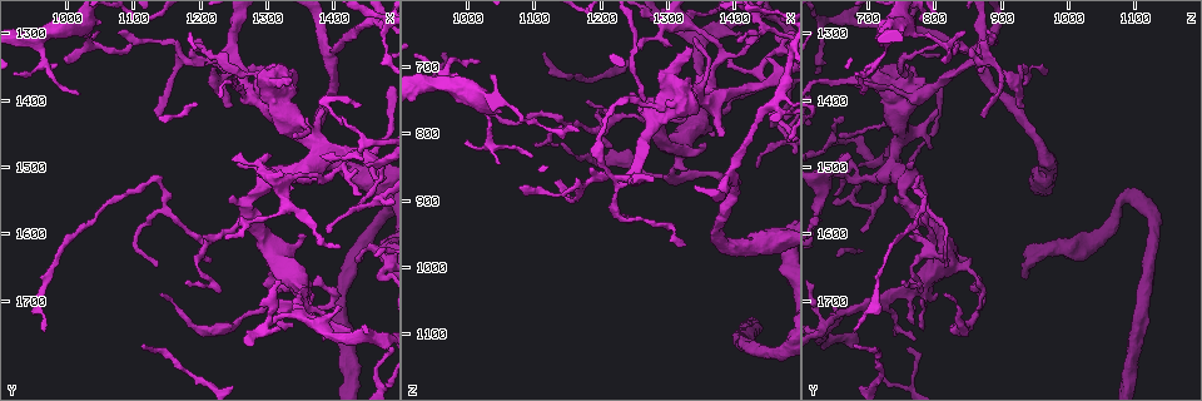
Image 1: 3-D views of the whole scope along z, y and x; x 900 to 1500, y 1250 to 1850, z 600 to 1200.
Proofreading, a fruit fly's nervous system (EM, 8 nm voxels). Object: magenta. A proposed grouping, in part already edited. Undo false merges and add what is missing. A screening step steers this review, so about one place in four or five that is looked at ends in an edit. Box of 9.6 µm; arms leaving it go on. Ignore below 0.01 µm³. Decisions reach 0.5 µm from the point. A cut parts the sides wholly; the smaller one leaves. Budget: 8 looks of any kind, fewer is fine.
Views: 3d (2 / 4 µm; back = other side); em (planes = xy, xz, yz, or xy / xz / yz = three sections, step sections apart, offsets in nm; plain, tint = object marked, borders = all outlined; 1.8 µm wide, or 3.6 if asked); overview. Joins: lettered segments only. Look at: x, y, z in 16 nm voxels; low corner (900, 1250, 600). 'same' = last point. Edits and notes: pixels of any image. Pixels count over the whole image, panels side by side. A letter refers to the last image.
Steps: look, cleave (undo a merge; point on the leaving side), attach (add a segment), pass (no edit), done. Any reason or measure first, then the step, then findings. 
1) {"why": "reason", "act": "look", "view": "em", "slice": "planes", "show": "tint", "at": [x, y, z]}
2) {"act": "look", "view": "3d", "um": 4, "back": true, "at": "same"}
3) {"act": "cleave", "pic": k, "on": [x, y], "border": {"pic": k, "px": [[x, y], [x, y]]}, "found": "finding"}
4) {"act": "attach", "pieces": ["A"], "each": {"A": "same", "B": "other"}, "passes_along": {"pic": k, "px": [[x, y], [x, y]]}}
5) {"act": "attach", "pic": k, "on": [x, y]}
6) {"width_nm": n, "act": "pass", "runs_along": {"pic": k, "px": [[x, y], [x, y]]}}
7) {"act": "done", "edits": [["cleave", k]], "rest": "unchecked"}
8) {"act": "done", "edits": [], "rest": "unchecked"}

{"why": "thin end", "act": "look", "view": "3d", "um": 4, "at": [1000, 1345, 805]}

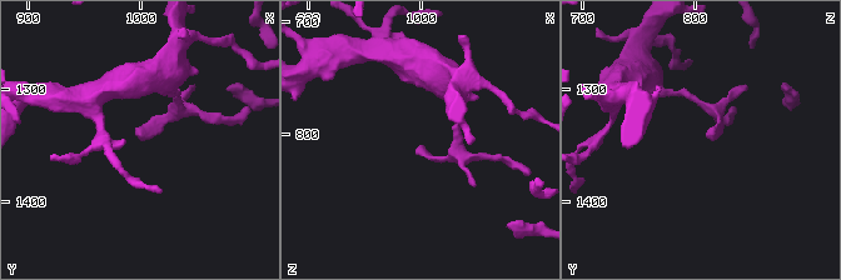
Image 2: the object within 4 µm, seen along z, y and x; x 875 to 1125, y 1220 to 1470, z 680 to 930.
{"why": "now the EM", "act": "look", "view": "em", "slice": "planes", "show": "borders", "at": [1002, 1342, 810]}

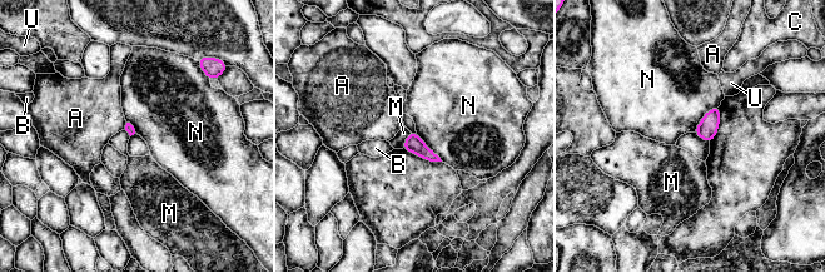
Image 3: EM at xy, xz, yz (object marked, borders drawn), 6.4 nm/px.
{"longest_contact_nm": ["N", 260], "act": "pass", "each": {"A": "other", "B": "other", "C": "other", "M": "other", "N": "other", "U": "other"}, "border": {"pic": 3, "px": [[719, 104], [702, 117], [692, 132]]}, "found": "none of them fits"}

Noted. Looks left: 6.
{"why": "four or more arms meet", "act": "look", "view": "3d", "um": 4, "at": [1295, 1370, 755]}

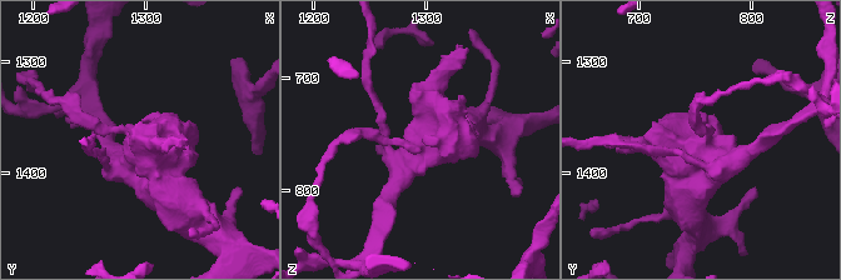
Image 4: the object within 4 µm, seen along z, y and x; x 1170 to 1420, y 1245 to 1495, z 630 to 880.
{"act": "look", "view": "em", "slice": "planes", "show": "tint", "at": [1290, 1374, 754]}

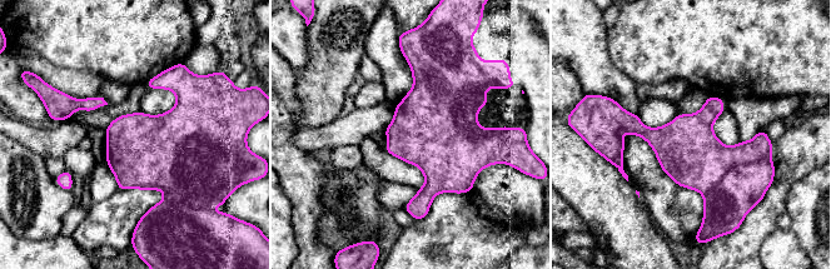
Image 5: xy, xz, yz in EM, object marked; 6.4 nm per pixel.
{"why": "see the neighbours", "act": "look", "view": "em", "slice": "planes", "show": "borders", "at": "same"}

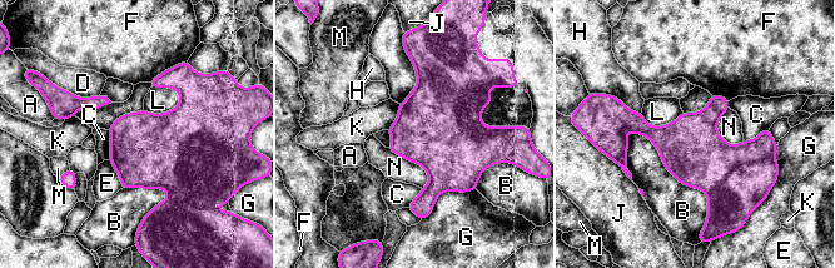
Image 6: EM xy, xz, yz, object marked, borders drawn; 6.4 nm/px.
{"longest_contact_nm": ["B", 800], "act": "cleave", "pic": 6, "on": [702, 160], "each": {"A": "other", "B": "other", "C": "other", "D": "other", "E": "other", "F": "other", "G": "other", "H": "other", "J": "other", "K": "other", "L": "other", "M": "other", "N": "other"}, "found": "two cells meet here"}

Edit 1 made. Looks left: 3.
{"why": "an open end", "act": "look", "view": "3d", "um": 2, "back": true, "at": [1115, 1765, 680]}

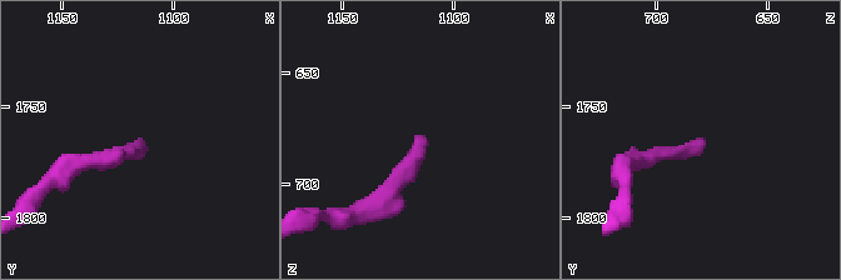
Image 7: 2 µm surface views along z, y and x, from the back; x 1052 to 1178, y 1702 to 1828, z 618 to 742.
{"act": "look", "view": "em", "slice": "planes", "show": "borders", "at": [1114, 1764, 680]}

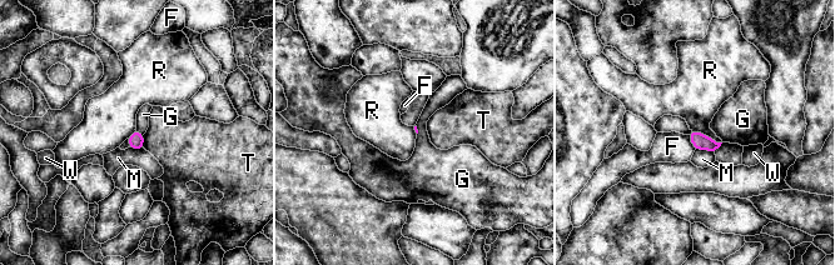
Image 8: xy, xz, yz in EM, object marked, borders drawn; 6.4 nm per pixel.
{"act": "pass", "each": {"F": "other", "G": "other", "M": "other", "R": "other", "T": "other", "W": "other"}, "border": {"pic": 8, "px": [[691, 129], [721, 143]]}, "found": "no lettered segment goes on from it"}

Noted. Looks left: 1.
{"act": "done", "edits": [["cleave", 6]], "rest": "unchecked"}

